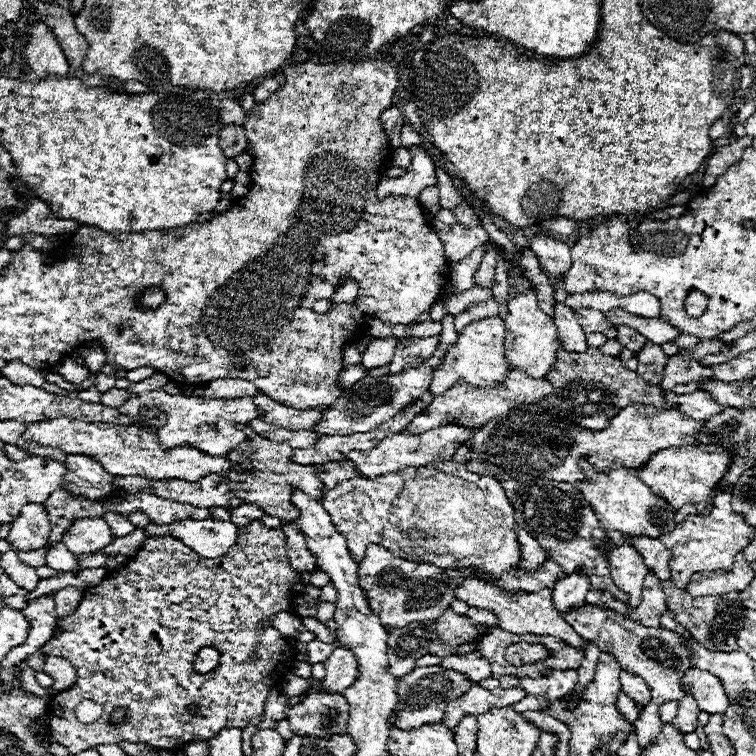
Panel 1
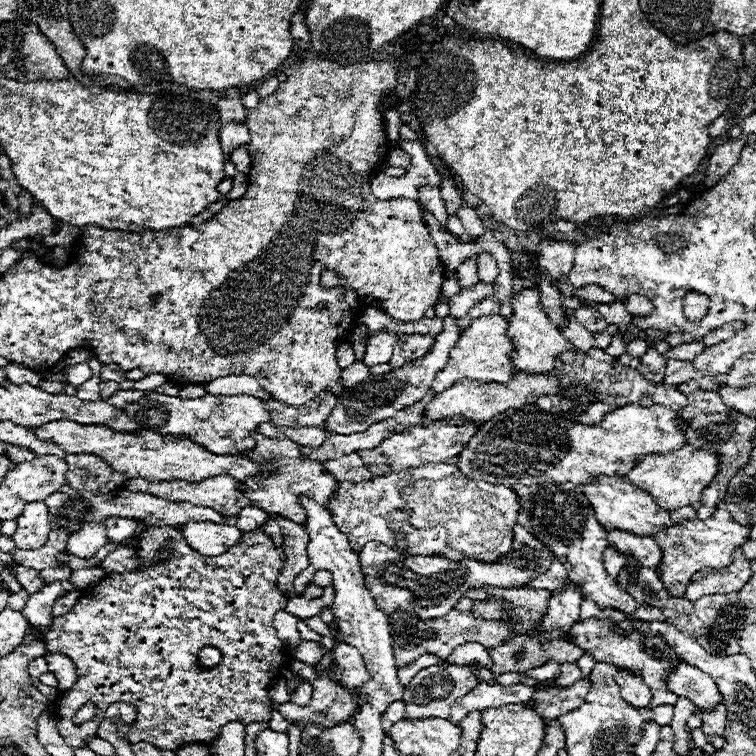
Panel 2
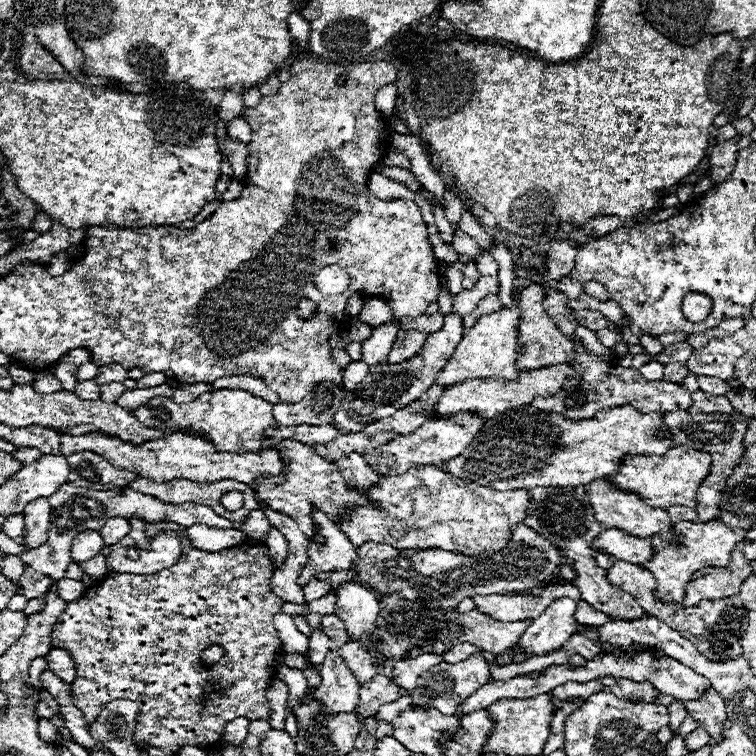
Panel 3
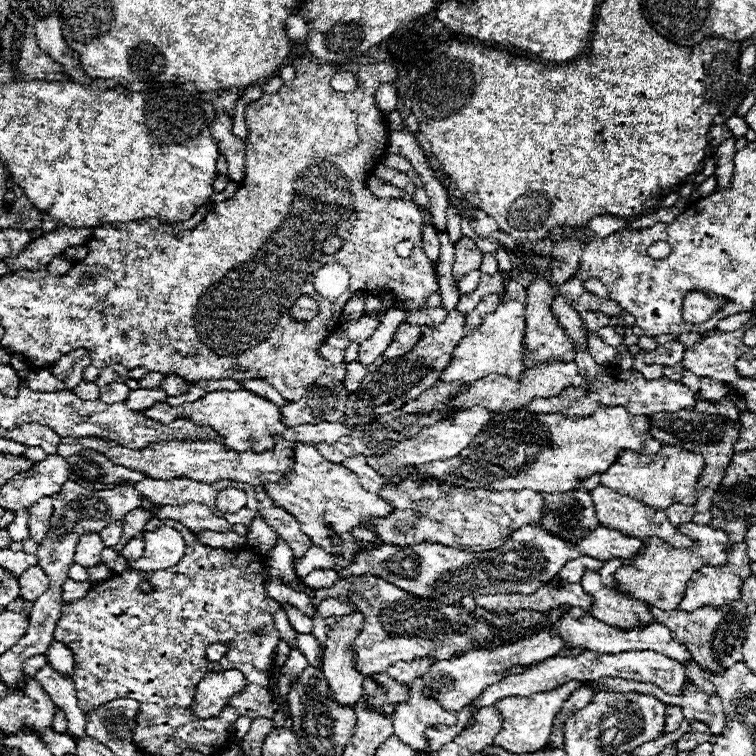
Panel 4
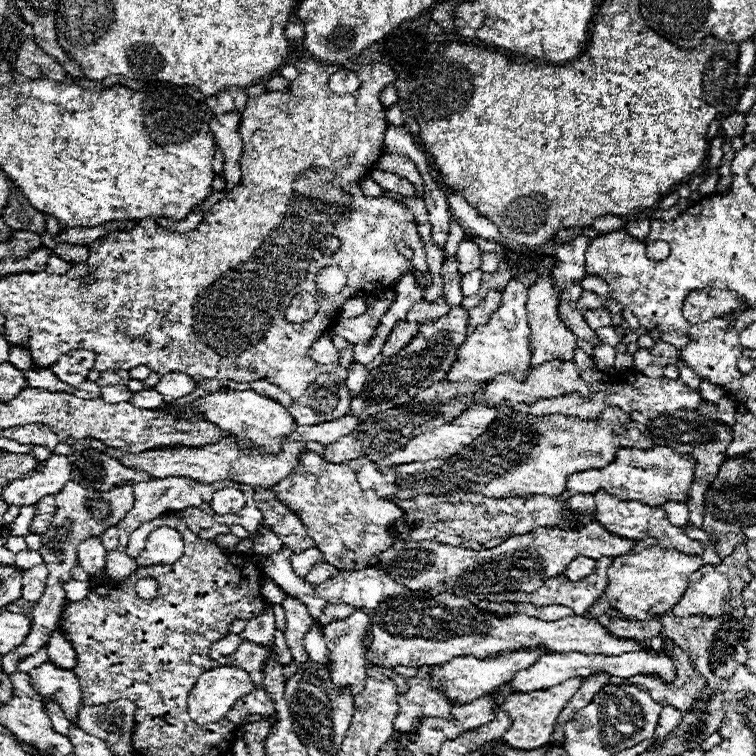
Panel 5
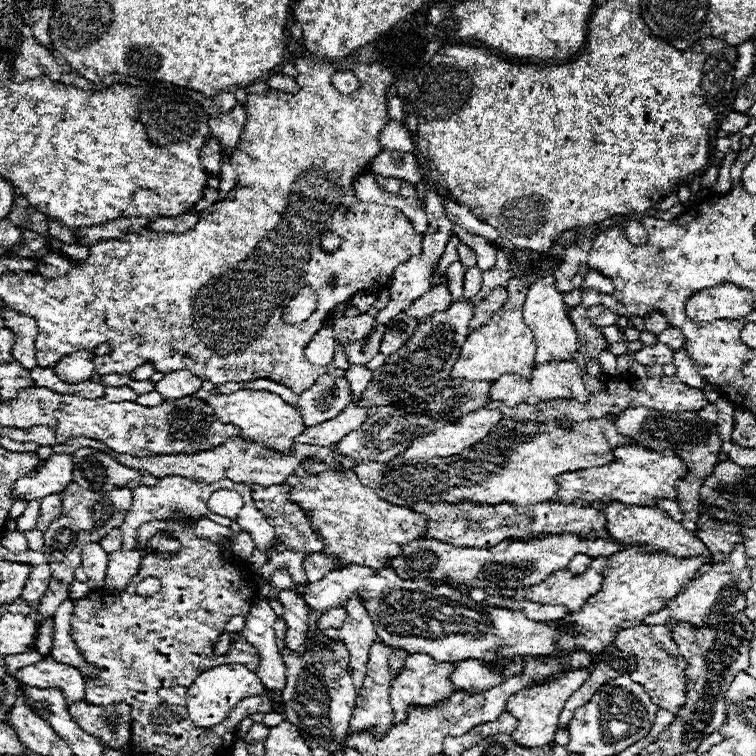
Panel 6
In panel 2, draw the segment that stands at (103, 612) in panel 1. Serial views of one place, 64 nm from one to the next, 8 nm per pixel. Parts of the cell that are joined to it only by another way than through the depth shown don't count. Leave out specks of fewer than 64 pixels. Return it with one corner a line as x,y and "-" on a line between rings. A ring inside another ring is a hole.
148,526
142,532
138,550
140,570
108,574
98,586
82,590
82,596
72,612
56,616
52,622
52,632
46,636
48,654
66,654
78,672
76,684
56,698
52,710
52,718
56,720
58,734
64,738
64,742
76,750
84,748
88,738
98,738
96,726
100,724
100,714
80,726
72,722
76,710
88,700
94,702
100,712
106,712
106,708
114,702
132,704
138,714
136,722
126,734
126,740
132,744
148,742
160,750
178,750
188,742
210,744
228,722
242,722
244,726
252,722
268,722
272,712
268,690
276,682
280,668
286,666
284,662
290,662
284,652
286,644
272,628
272,616
286,608
288,602
288,598
276,588
276,580
286,560
284,548
276,546
272,538
258,528
252,532
242,532
238,548
232,546
220,556
202,556
186,544
182,532
176,528
-
168,540
174,542
168,560
152,564
154,556
160,554
-
236,550
246,556
246,568
240,564
240,560
236,560
-
204,646
222,650
222,660
212,670
198,668
196,654

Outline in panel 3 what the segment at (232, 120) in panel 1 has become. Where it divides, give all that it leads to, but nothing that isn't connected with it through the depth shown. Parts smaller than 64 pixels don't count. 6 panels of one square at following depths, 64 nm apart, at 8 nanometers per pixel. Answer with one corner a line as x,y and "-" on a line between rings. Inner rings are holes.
224,92
220,104
218,104
218,116
222,120
232,120
232,118
238,118
238,116
244,116
244,104
242,104
242,94
238,92

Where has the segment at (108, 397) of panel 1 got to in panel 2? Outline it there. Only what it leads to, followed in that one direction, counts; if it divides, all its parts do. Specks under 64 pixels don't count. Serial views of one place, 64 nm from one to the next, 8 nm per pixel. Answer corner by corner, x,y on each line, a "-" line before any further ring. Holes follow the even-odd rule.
116,390
106,402
108,404
116,404
118,408
122,408
124,404
130,404
132,400
140,400
142,394
144,392
140,392
140,390

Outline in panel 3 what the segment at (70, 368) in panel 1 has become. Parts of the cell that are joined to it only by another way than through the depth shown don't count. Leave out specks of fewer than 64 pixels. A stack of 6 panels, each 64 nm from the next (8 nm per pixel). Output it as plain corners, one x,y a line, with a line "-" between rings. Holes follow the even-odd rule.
92,362
82,364
82,368
78,368
78,372
76,372
76,380
78,380
78,382
92,380
92,378
96,378
96,376
98,376
98,366
94,366

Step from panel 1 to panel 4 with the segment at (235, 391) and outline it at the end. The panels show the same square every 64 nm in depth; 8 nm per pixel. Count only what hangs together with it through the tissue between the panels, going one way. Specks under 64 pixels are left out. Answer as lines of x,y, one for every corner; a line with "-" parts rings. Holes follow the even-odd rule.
252,378
252,380
240,380
238,384
240,384
244,390
250,390
252,394
256,394
256,396
260,396
260,398
266,398
266,400
274,402
278,407
288,404
272,386
268,386
266,380
256,380
256,378

